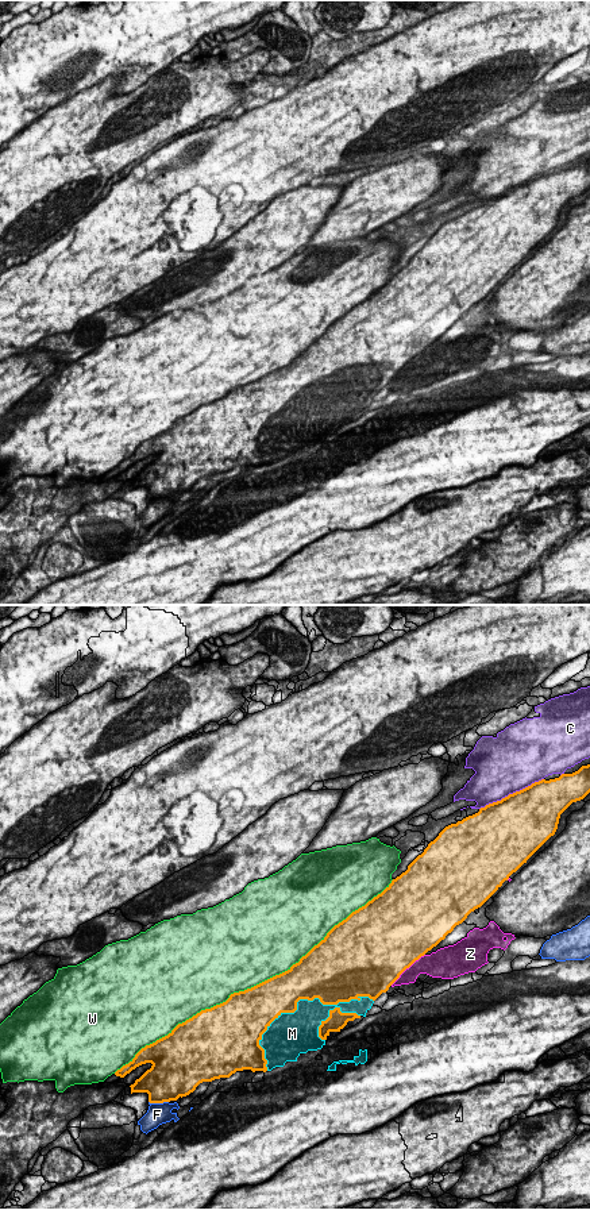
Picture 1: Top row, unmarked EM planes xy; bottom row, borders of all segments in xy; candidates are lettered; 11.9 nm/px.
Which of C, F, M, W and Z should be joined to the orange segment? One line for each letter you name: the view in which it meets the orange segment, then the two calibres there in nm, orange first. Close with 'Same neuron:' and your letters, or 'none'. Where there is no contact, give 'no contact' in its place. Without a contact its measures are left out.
M: meets orange in xy; 440 nm thick on the orange side, 360 nm on the other
Same neuron: M

